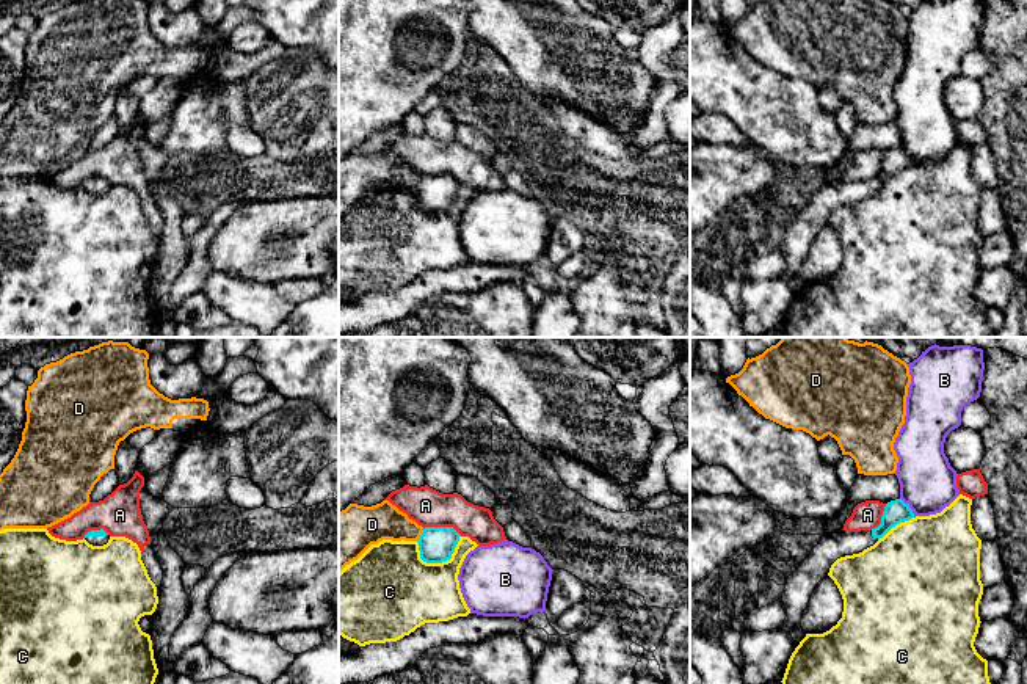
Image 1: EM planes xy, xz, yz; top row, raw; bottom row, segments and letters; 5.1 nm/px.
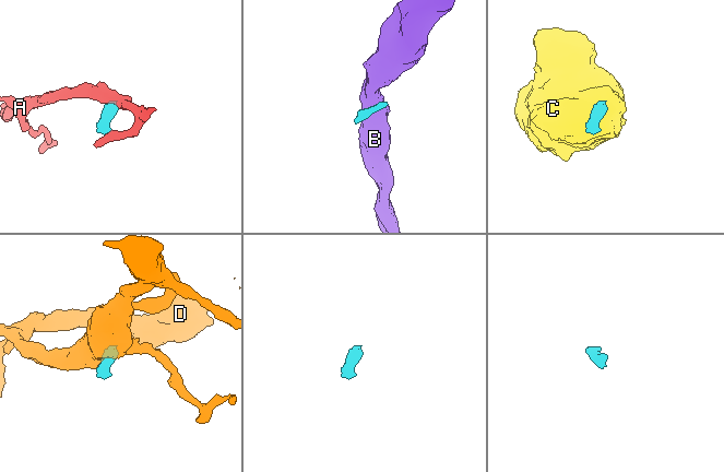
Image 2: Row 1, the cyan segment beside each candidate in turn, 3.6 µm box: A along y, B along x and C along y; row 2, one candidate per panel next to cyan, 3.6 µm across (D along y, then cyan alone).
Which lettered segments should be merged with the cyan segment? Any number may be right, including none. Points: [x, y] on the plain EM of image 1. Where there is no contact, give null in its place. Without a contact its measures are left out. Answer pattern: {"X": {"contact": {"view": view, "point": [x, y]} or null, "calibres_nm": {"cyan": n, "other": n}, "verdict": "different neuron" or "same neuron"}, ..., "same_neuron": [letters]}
{"A": {"contact": {"view": "xz", "point": [442, 176]}, "calibres_nm": {"cyan": 190, "other": 190}, "verdict": "different neuron"}, "B": {"contact": {"view": "yz", "point": [908, 156]}, "calibres_nm": {"cyan": 120, "other": 280}, "verdict": "different neuron"}, "C": {"contact": {"view": "xz", "point": [446, 209]}, "calibres_nm": {"cyan": 190, "other": 360}, "verdict": "different neuron"}, "D": {"contact": {"view": "xz", "point": [420, 184]}, "calibres_nm": {"cyan": 190, "other": 190}, "verdict": "different neuron"}, "same_neuron": []}

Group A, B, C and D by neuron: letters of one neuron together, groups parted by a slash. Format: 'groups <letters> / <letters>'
groups A / B / C / D

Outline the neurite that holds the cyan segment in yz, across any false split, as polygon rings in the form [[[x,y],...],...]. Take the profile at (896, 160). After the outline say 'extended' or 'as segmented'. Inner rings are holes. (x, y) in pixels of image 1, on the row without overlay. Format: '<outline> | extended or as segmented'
[[[902,147],[886,152],[881,173],[872,179],[831,182],[822,185],[801,215],[786,231],[782,251],[787,257],[784,271],[776,276],[789,281],[795,295],[806,286],[801,267],[817,232],[828,226],[831,213],[845,204],[859,202],[873,195],[892,176],[914,166],[913,158]]] | extended

